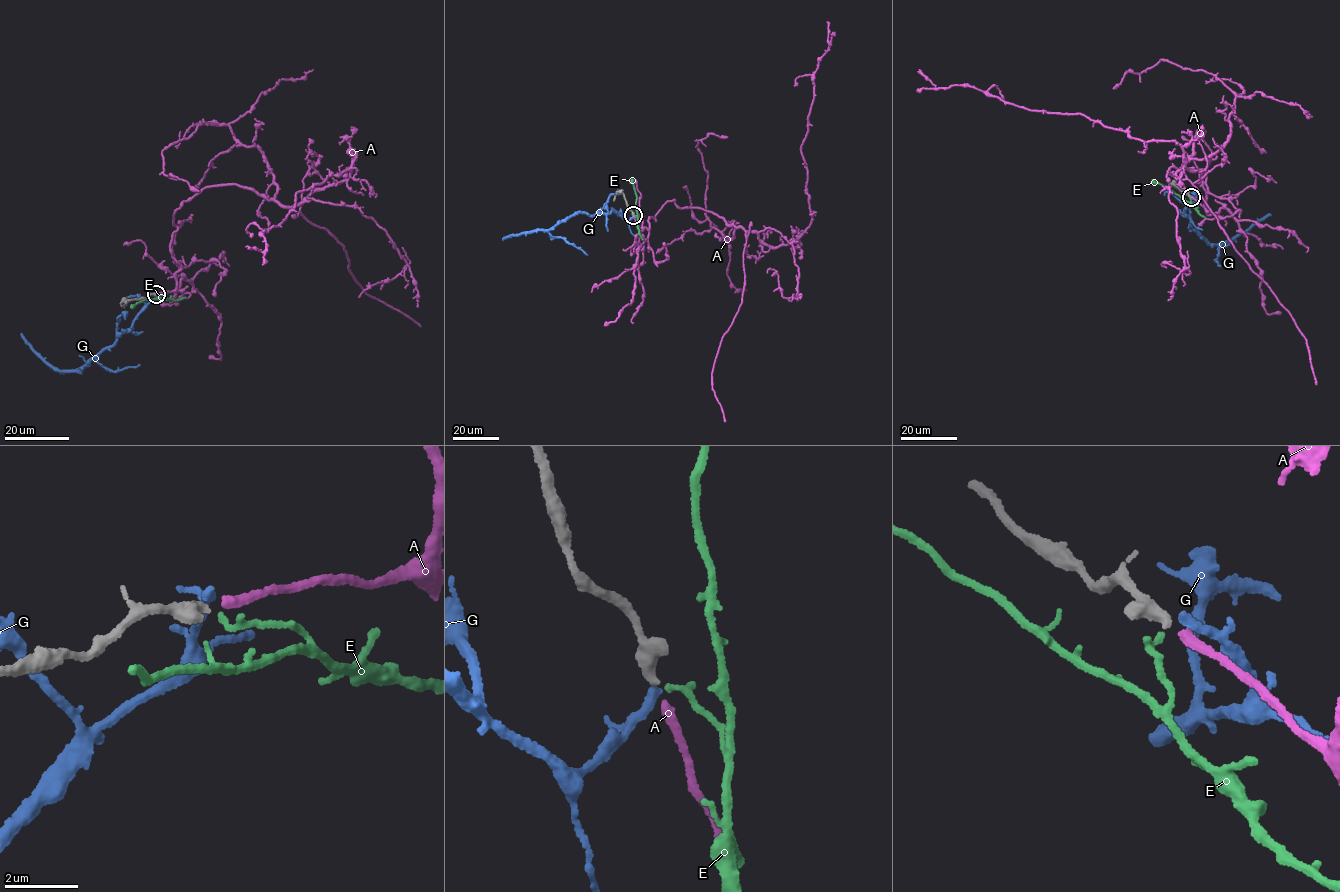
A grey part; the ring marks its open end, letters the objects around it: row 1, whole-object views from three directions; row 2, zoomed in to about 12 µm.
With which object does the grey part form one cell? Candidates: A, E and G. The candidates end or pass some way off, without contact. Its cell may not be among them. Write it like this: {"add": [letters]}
{"add": ["A"]}

